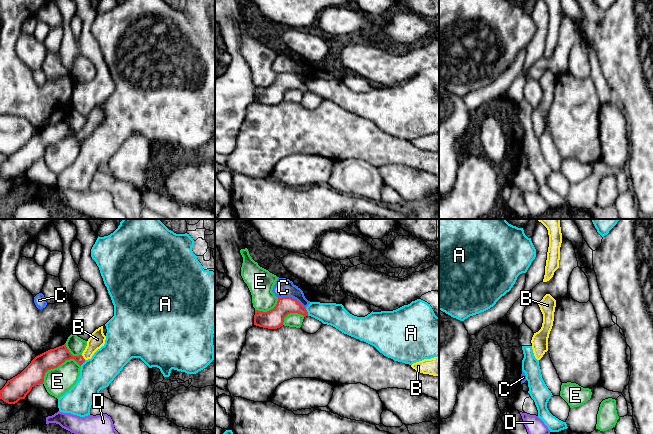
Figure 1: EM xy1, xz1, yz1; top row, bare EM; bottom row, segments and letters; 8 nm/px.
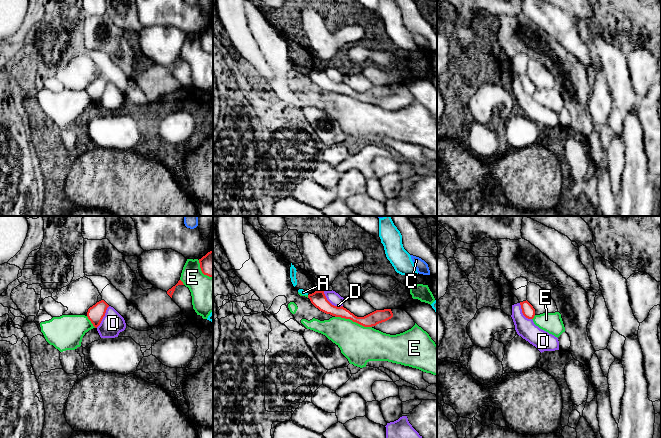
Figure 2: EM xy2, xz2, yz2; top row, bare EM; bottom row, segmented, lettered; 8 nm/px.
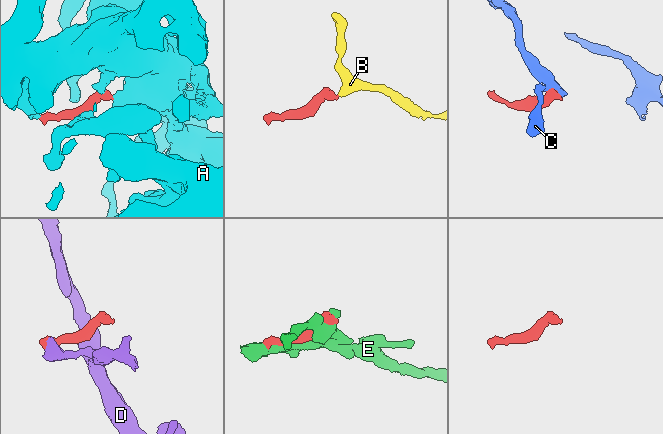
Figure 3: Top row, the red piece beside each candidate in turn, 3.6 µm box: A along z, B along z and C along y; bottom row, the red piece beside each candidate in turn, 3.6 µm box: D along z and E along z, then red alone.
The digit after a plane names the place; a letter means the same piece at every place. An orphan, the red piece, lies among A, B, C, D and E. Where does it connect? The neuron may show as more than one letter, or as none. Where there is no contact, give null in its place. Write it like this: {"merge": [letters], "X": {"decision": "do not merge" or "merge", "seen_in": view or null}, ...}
{"merge": ["B"], "A": {"decision": "do not merge", "seen_in": "xz1"}, "B": {"decision": "merge", "seen_in": "xy1"}, "C": {"decision": "do not merge", "seen_in": "xz1"}, "D": {"decision": "do not merge", "seen_in": "xz2"}, "E": {"decision": "do not merge", "seen_in": "xy1"}}

